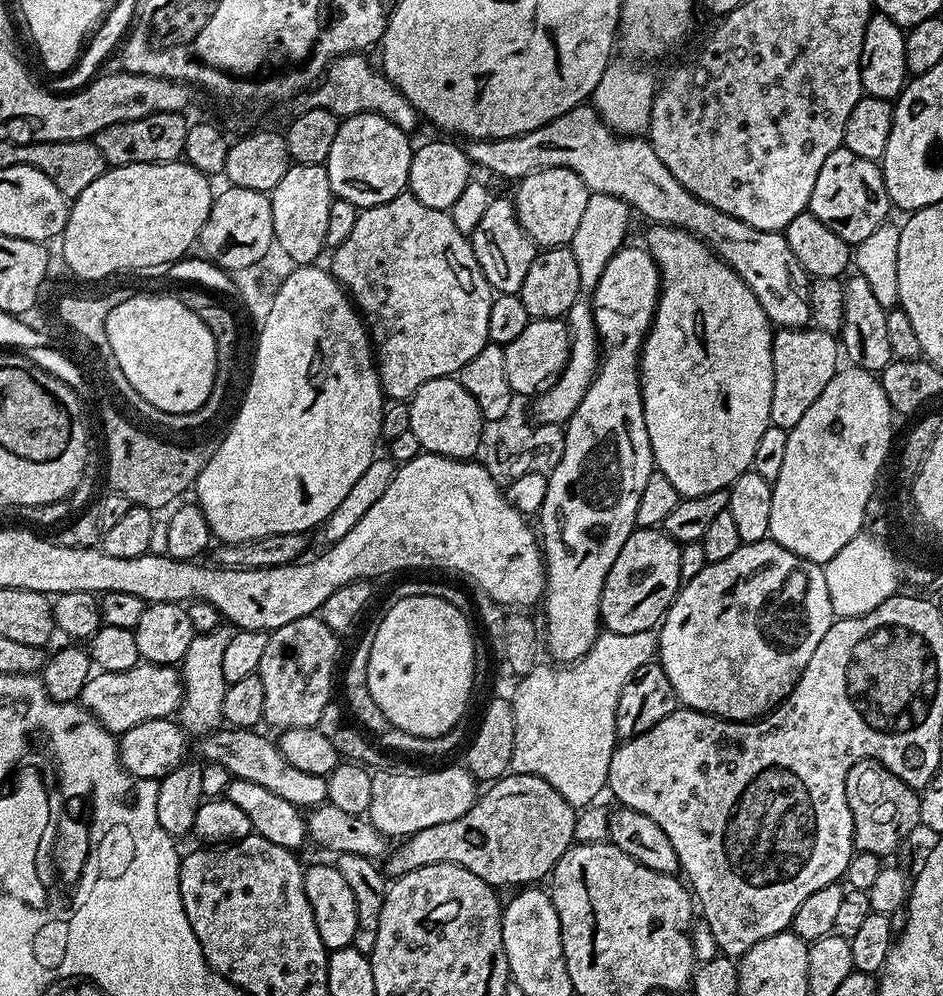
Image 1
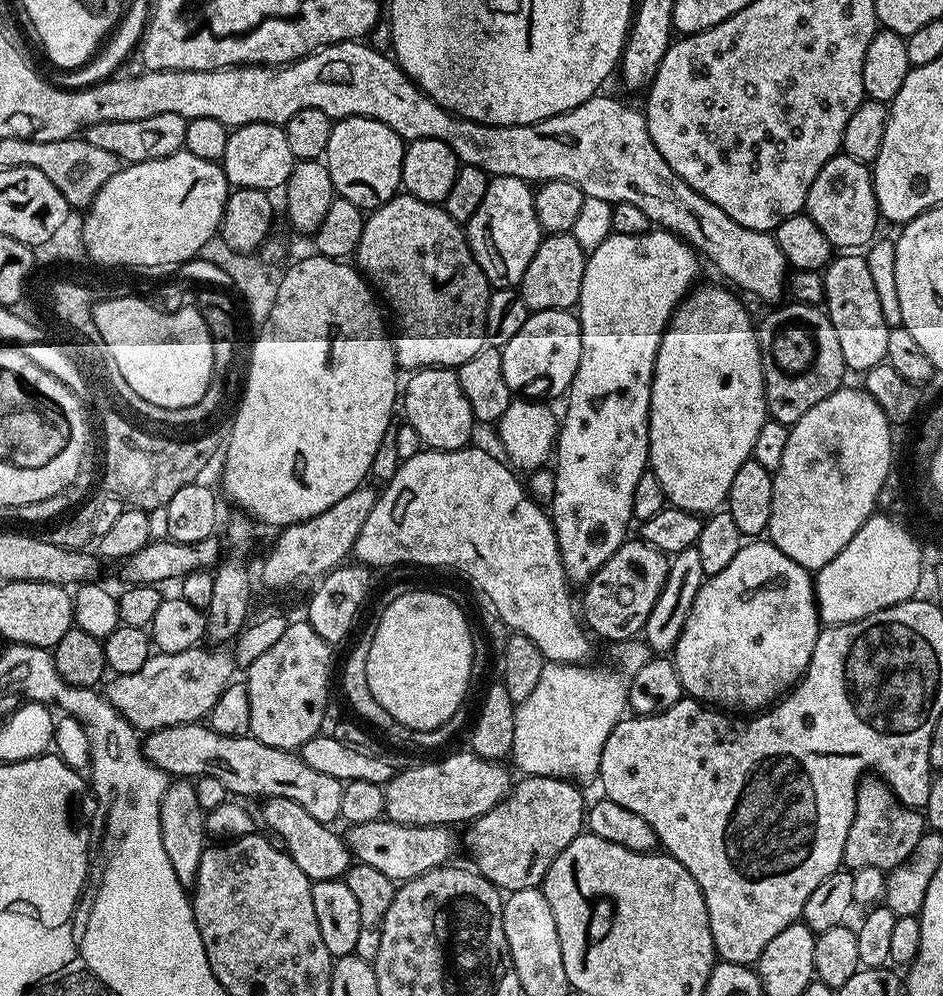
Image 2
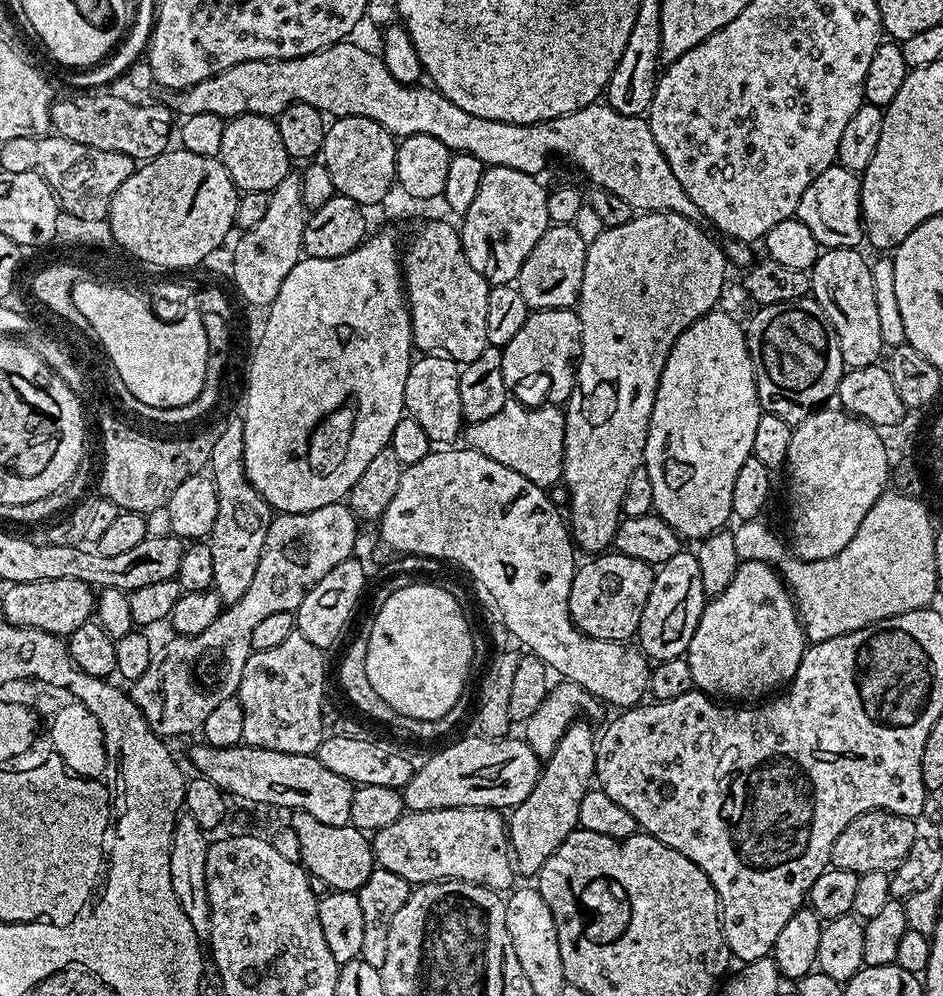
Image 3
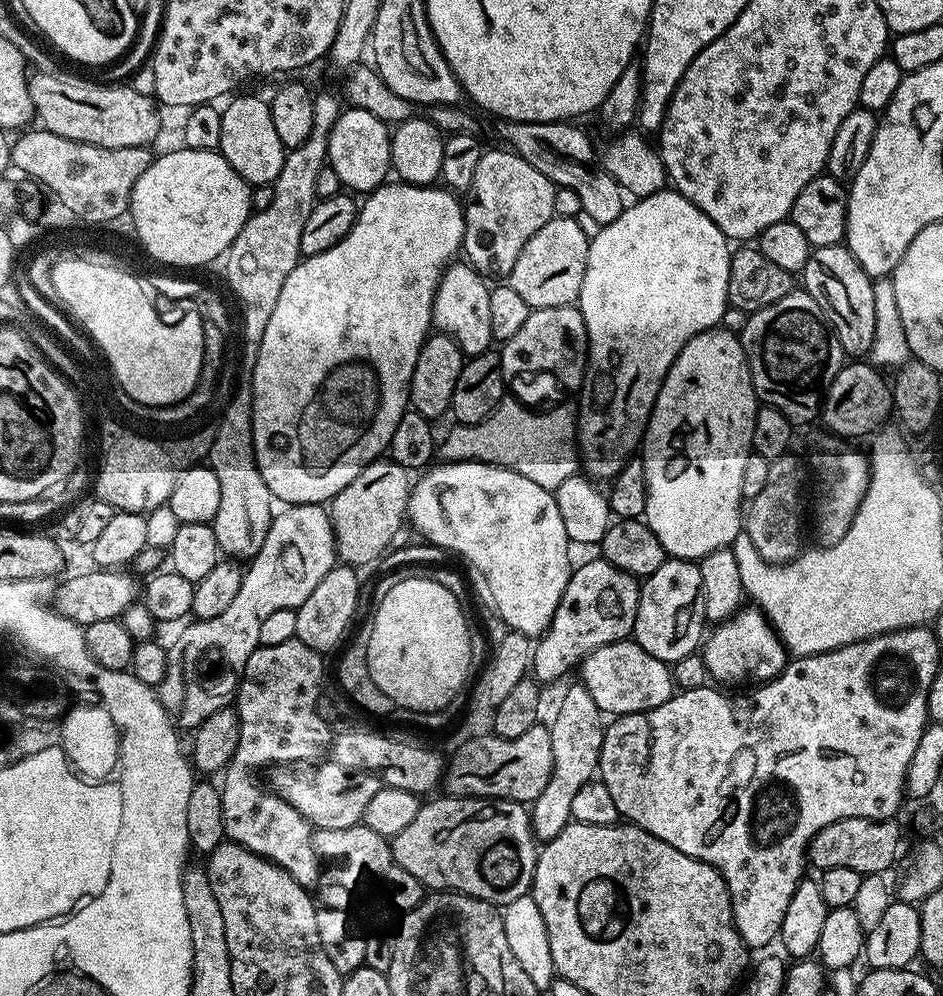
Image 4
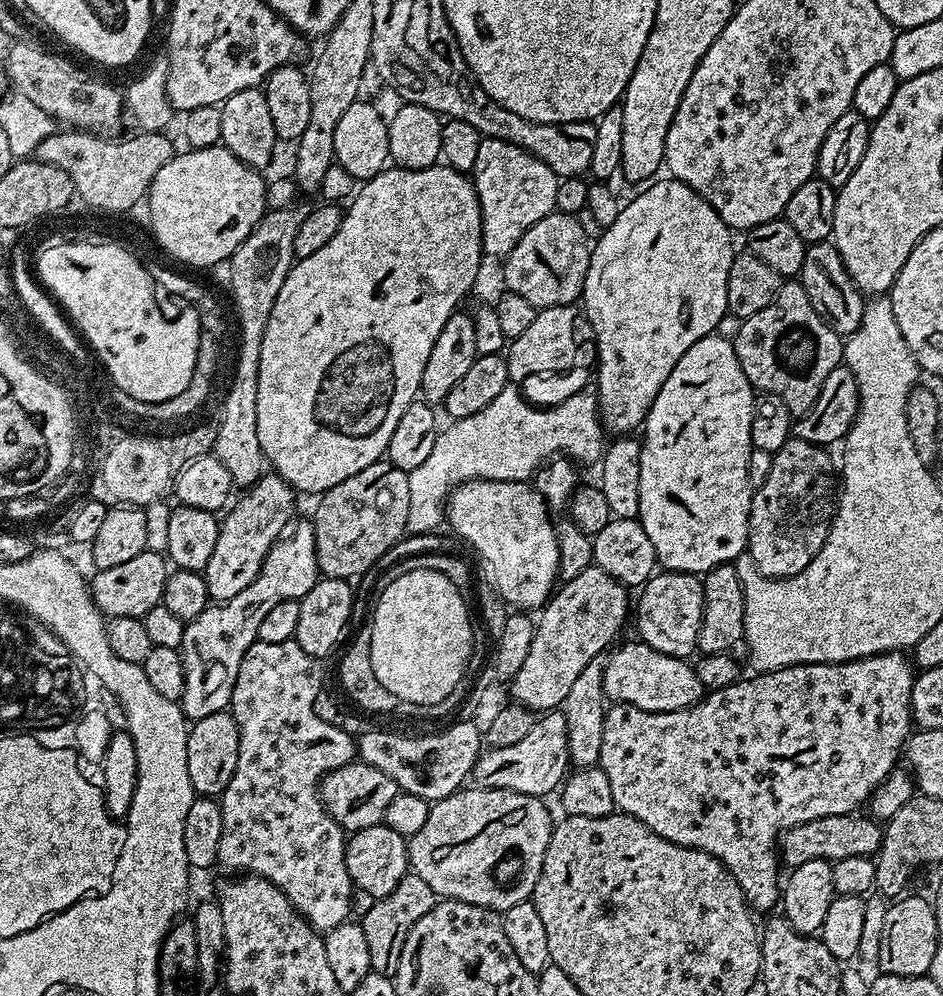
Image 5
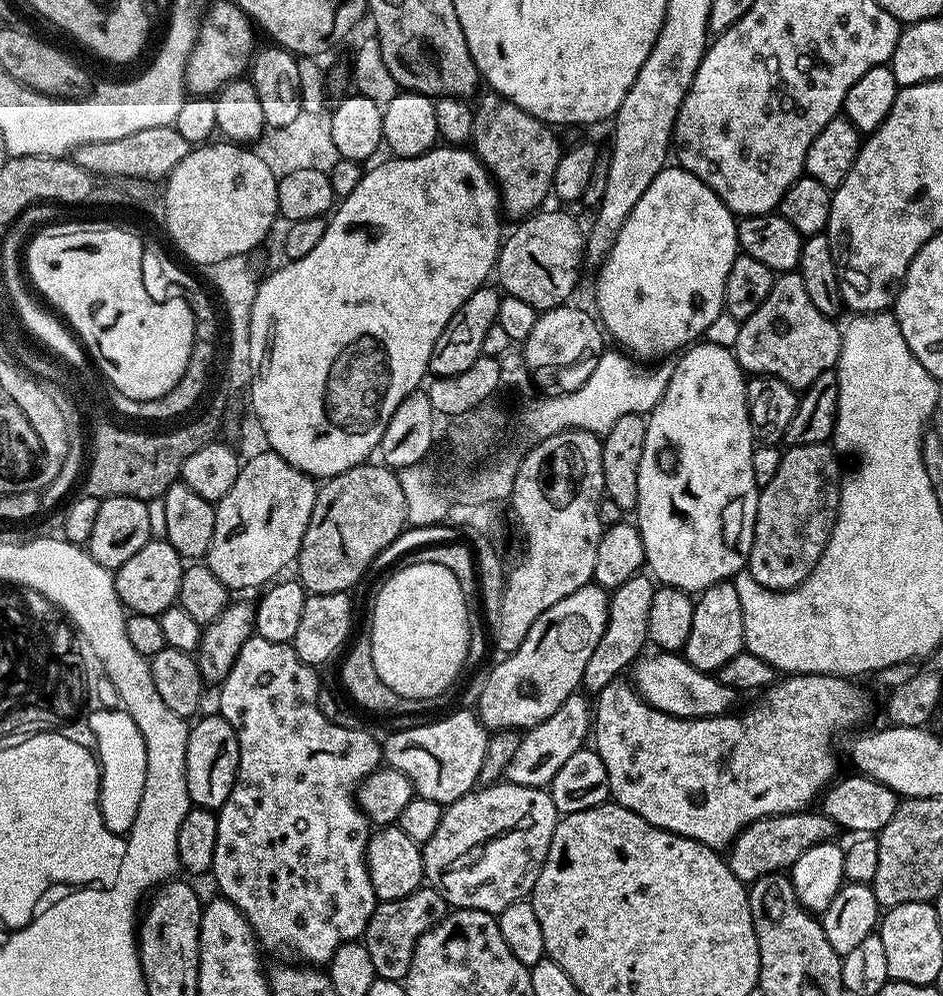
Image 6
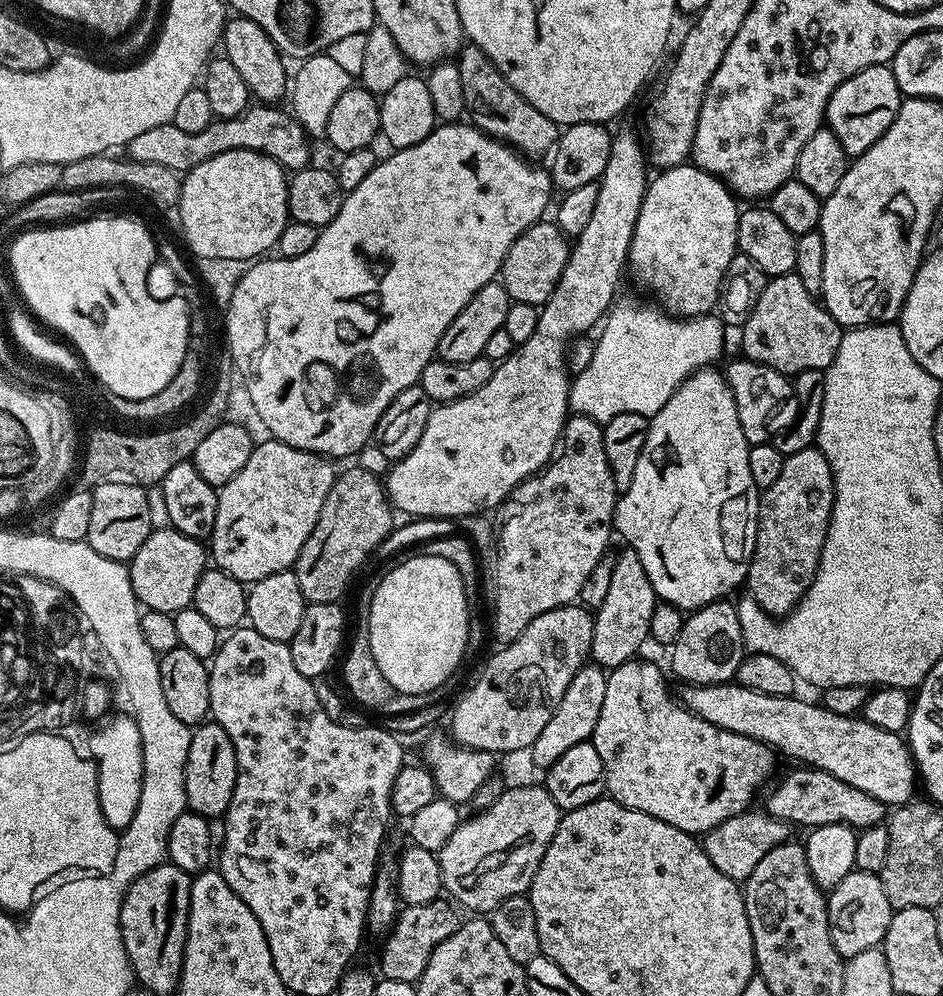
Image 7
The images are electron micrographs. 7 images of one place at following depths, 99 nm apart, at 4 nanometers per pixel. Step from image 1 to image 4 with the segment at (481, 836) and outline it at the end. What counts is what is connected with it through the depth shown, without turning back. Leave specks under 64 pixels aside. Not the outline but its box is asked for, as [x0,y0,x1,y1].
[530,682,605,841]

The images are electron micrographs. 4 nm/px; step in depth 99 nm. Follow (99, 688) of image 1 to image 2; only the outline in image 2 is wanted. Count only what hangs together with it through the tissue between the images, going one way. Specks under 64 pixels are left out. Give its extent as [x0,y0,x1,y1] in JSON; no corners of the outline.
[106,647,238,734]

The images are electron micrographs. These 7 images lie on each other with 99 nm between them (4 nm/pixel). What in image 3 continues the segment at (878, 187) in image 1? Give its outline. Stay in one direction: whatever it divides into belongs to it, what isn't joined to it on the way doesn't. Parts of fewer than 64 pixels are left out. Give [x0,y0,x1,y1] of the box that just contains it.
[795,162,866,249]

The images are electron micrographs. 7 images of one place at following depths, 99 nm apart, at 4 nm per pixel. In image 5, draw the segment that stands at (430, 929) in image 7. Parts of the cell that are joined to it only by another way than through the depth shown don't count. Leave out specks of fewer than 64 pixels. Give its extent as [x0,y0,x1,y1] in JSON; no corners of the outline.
[362,871,438,978]

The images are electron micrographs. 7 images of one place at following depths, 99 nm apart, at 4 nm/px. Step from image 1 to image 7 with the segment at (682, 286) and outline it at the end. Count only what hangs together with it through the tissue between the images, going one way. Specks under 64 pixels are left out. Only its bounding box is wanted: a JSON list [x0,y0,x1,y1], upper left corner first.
[614,366,760,610]

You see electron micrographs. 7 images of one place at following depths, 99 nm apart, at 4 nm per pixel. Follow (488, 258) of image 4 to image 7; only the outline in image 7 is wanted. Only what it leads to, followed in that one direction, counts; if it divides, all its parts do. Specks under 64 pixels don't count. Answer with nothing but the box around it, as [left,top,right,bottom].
[458,42,561,158]

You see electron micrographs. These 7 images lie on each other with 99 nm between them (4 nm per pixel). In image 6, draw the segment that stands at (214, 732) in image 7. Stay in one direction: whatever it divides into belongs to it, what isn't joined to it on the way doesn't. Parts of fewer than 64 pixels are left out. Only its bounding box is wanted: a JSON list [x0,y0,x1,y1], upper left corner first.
[186,714,238,810]

